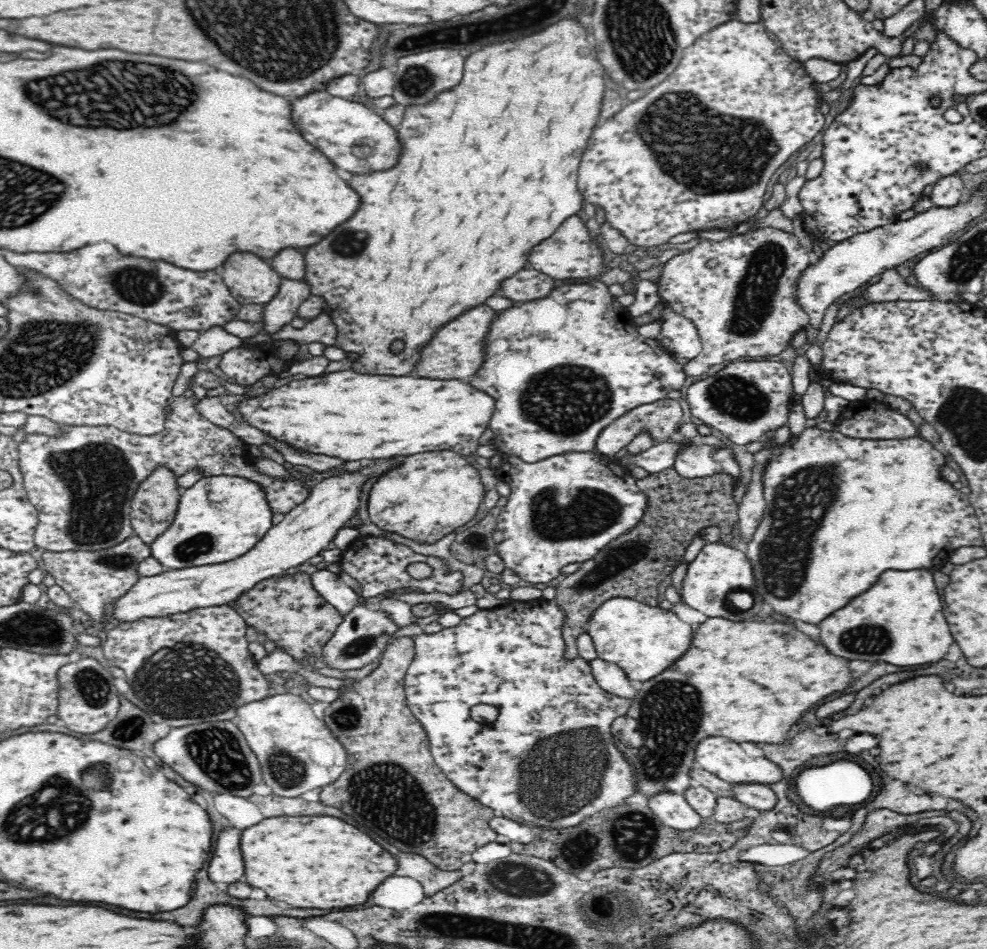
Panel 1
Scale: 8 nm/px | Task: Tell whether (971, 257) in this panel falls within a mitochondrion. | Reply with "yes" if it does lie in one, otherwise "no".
yes

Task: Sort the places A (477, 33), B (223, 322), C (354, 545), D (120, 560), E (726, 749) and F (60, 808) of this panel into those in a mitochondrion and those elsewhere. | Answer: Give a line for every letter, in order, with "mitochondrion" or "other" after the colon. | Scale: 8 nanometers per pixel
A: other
B: other
C: other
D: mitochondrion
E: other
F: mitochondrion

